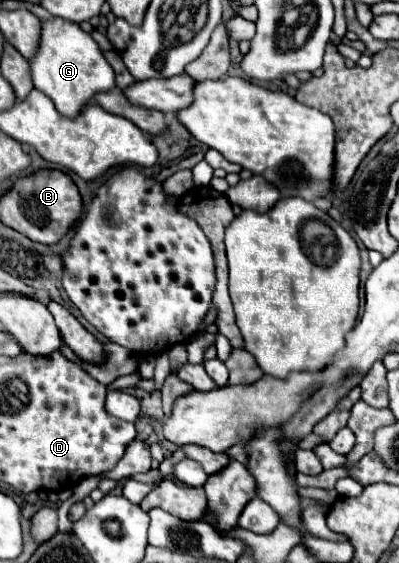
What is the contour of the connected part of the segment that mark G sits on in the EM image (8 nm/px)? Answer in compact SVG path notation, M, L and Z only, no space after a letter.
M59 17L41 21L39 49L31 57L29 67L35 89L43 91L65 117L75 117L97 91L109 91L115 87L115 73L107 59L103 59L103 53L93 37L79 25Z

